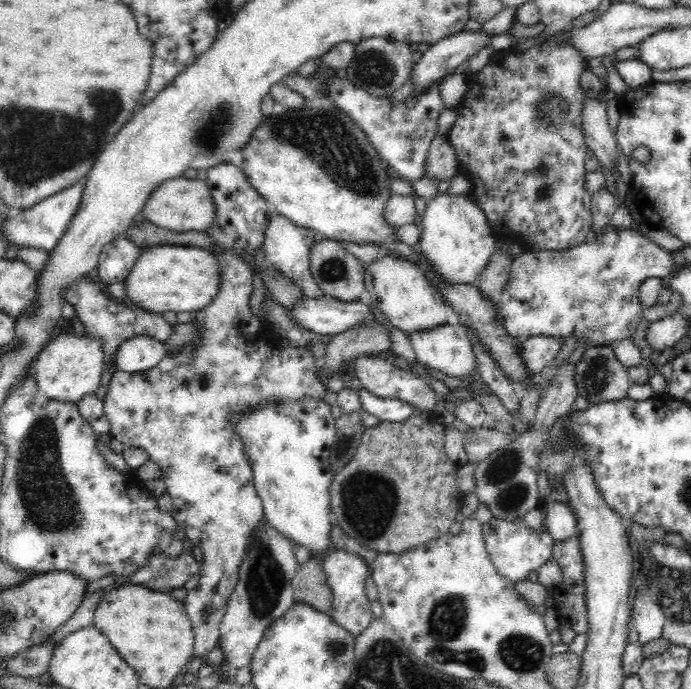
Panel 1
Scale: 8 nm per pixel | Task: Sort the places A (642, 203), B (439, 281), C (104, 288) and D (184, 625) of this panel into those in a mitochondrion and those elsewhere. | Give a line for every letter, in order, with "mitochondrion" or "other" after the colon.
A: other
B: other
C: other
D: other

